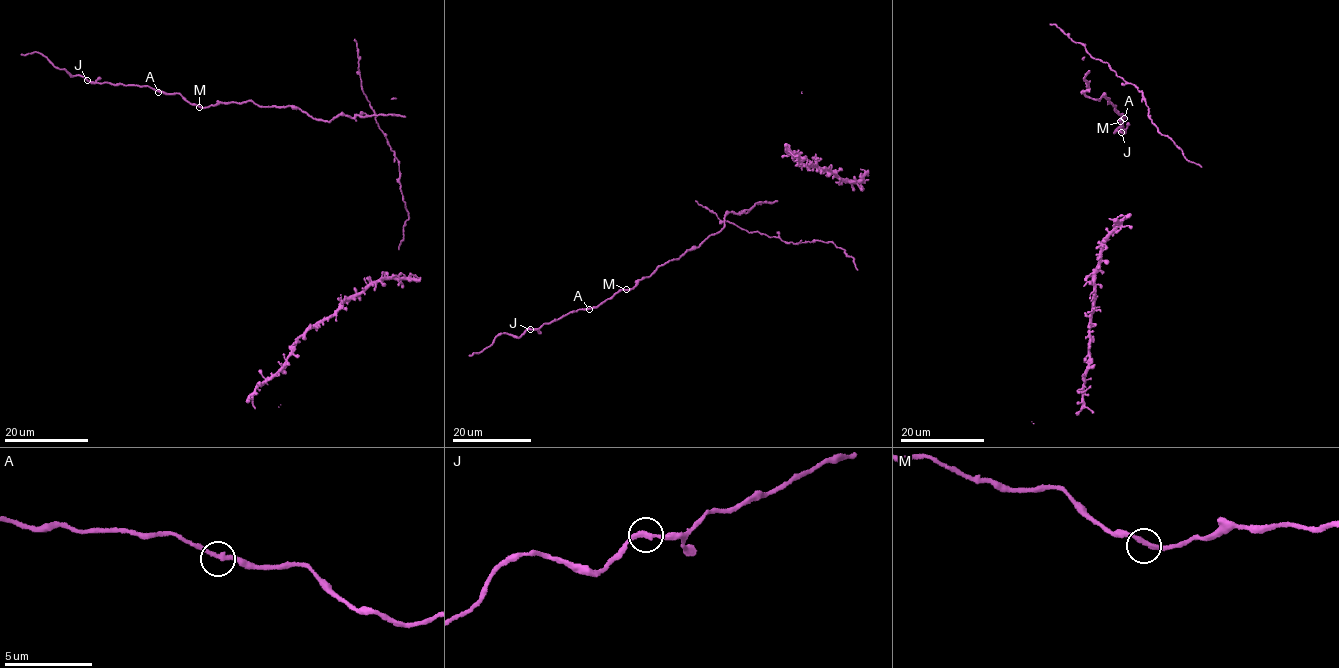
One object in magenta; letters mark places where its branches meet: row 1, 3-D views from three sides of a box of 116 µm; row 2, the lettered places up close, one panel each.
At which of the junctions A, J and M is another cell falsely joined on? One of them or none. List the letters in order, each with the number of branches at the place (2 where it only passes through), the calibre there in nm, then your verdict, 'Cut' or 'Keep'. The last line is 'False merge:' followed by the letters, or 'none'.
A: Branches: 2. Thickness 240 nm. Keep
J: Branches: 2. Thickness 240 nm. Cut
M: Branches: 2. Thickness 240 nm. Keep
False merge: J

